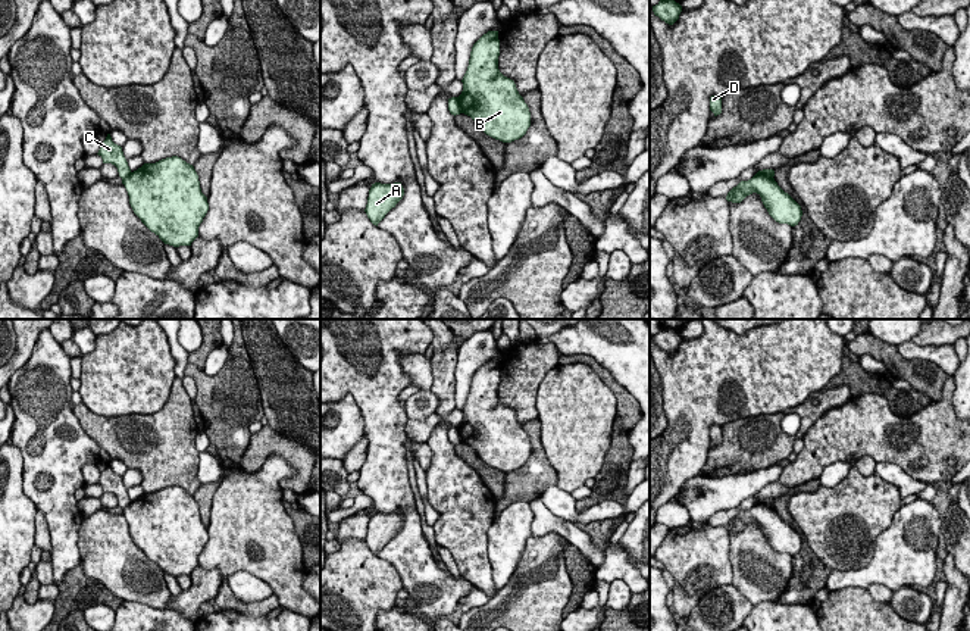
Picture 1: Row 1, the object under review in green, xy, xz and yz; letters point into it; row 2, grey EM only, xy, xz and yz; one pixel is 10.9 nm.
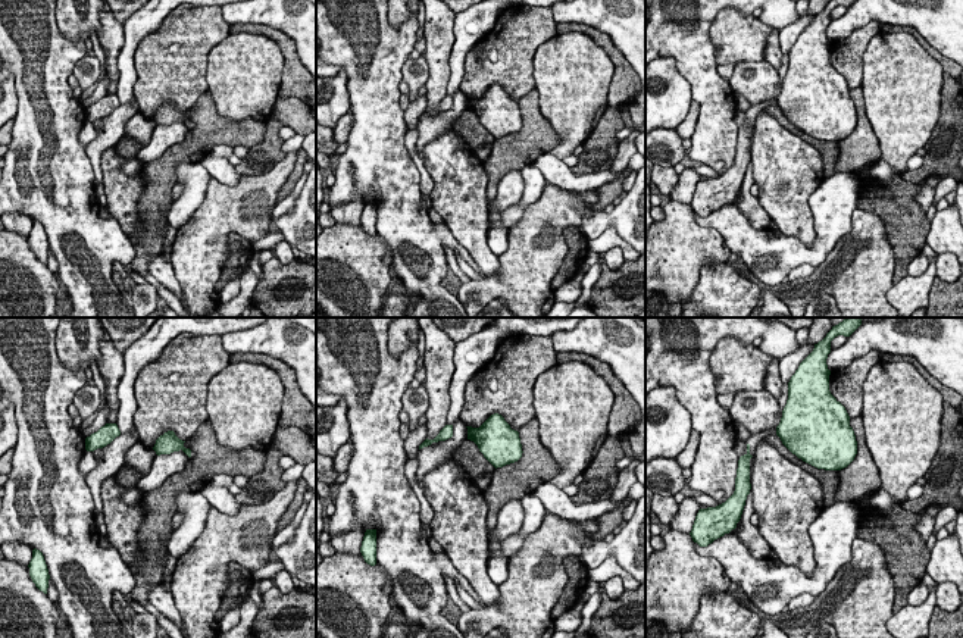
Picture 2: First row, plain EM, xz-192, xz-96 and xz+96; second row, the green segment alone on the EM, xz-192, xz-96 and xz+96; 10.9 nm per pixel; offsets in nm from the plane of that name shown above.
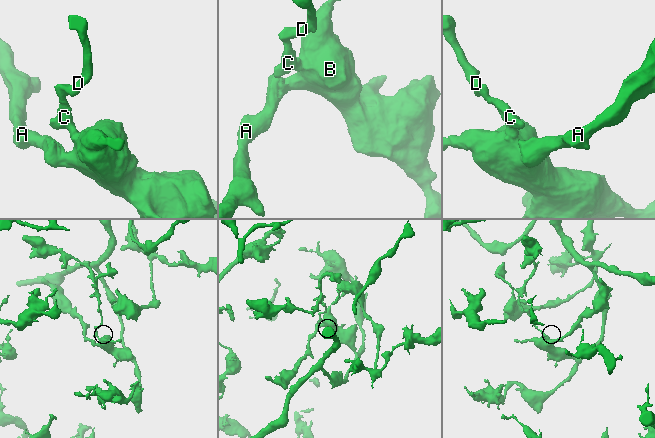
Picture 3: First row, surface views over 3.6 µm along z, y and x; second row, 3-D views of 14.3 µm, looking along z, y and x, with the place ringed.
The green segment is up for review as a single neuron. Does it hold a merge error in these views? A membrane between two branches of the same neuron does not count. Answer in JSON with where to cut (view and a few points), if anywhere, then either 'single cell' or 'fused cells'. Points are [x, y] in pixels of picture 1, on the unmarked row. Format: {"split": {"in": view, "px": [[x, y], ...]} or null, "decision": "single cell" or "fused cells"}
{"split": {"in": "xz", "px": [[456, 427], [462, 441]]}, "decision": "fused cells"}

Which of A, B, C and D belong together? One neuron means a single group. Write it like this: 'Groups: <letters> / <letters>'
Groups: A B / C D

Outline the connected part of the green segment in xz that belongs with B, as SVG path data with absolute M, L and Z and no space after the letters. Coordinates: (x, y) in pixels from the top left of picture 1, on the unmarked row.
M488 360L472 377L467 400L461 409L463 421L457 427L461 443L470 446L489 466L503 472L522 468L531 456L531 441L513 409L498 399L498 360Z

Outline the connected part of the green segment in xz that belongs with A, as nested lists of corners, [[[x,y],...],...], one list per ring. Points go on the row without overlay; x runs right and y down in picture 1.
[[[401,512],[394,513],[372,513],[369,519],[367,534],[366,534],[366,544],[373,555],[378,553],[385,547],[385,544],[395,537],[395,534],[403,528],[404,518]]]

